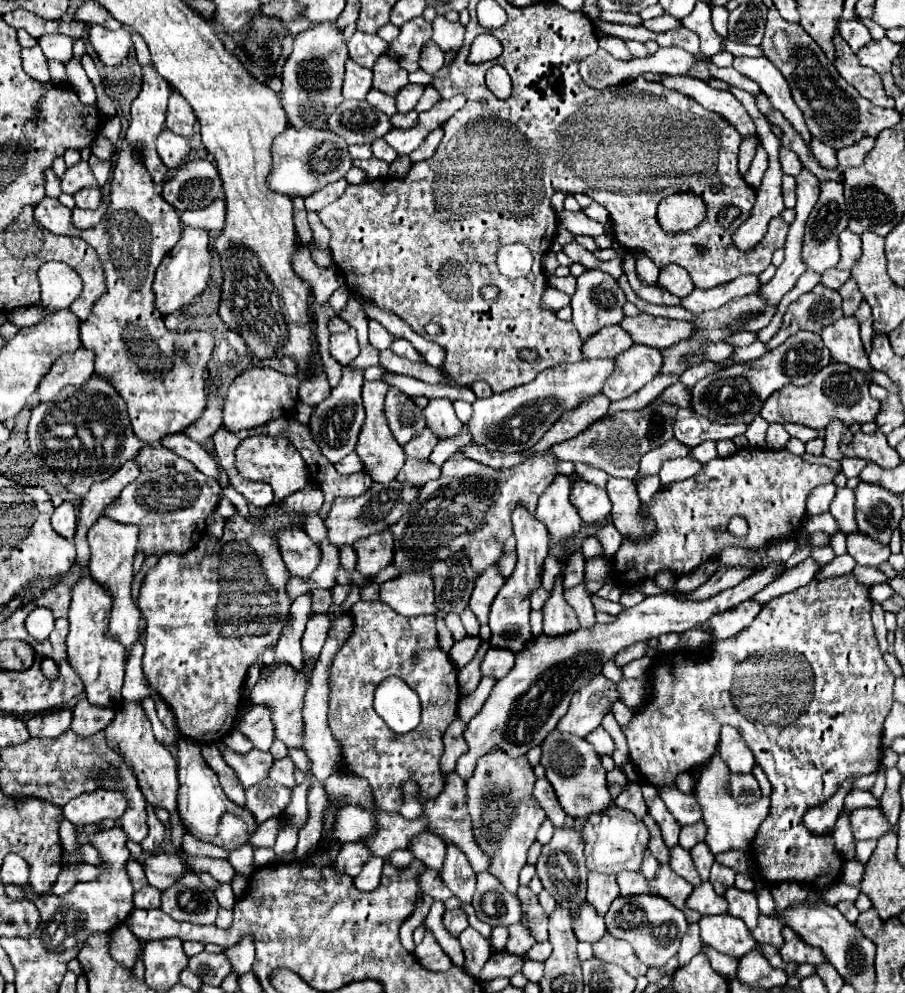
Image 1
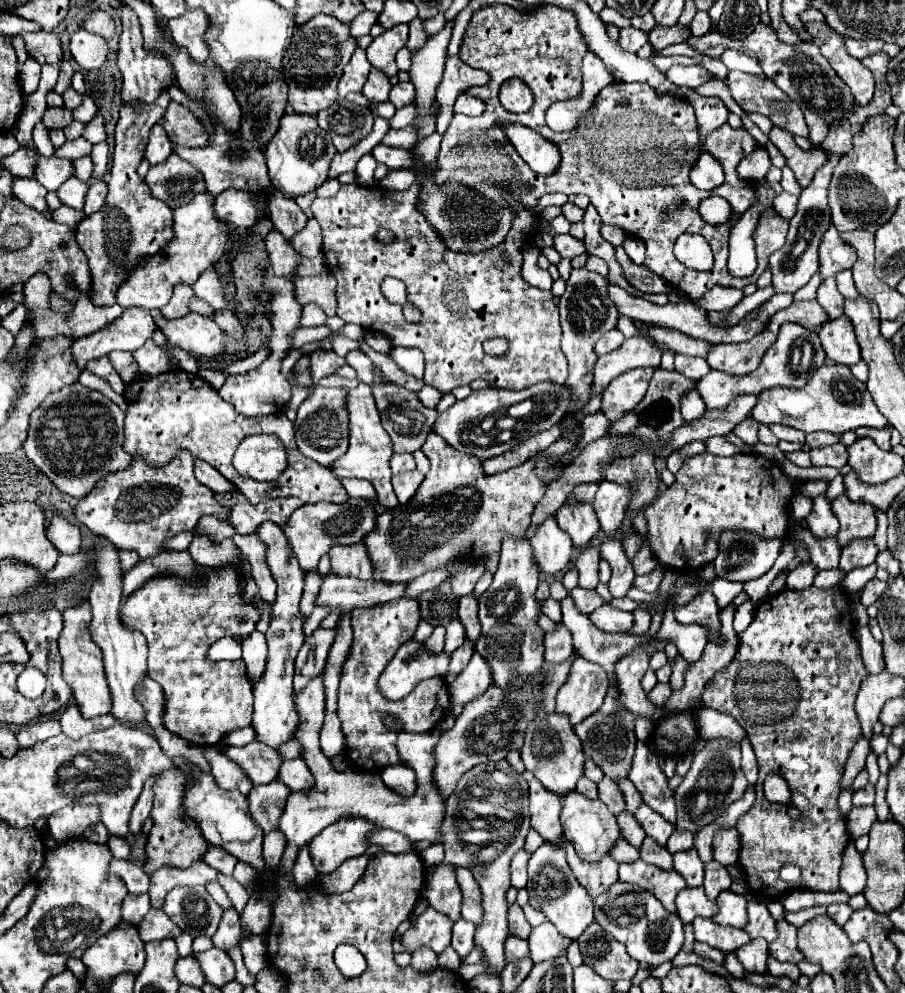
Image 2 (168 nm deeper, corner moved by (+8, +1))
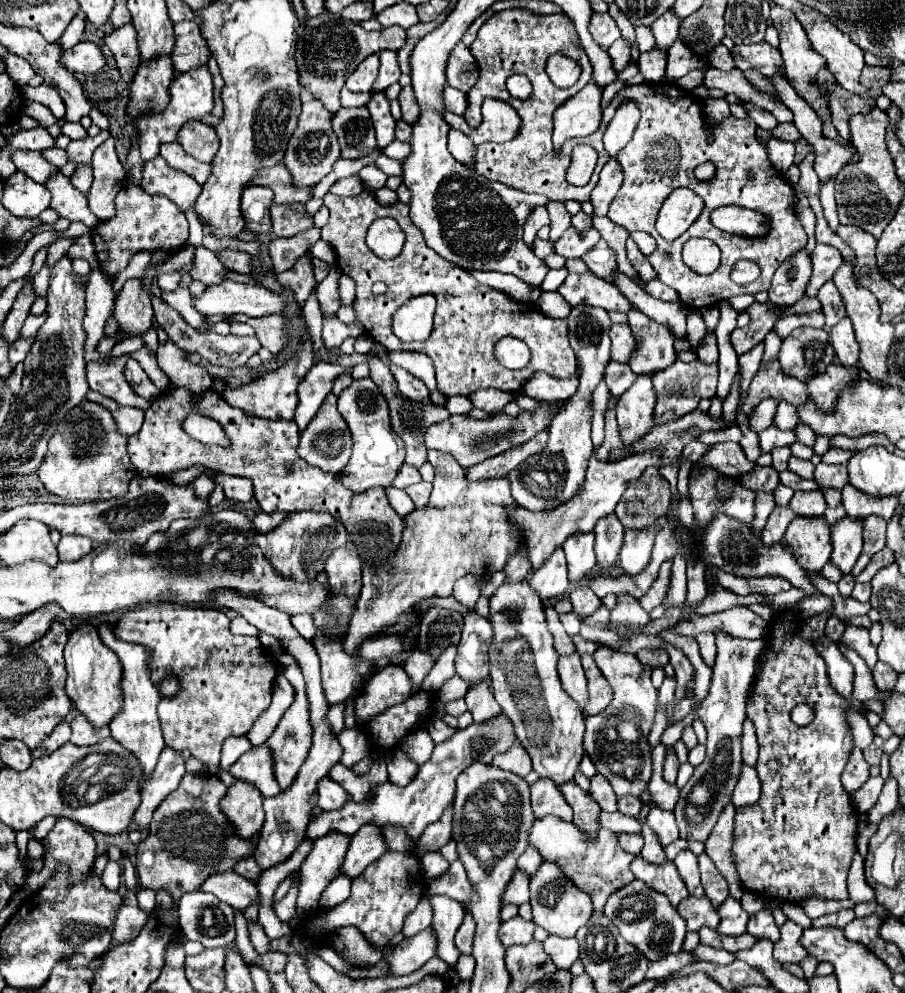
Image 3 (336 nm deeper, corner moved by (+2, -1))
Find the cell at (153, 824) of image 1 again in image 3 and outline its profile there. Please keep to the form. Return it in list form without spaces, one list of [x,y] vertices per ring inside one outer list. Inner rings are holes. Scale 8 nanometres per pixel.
[[[164,748],[160,754],[160,760],[142,788],[142,804],[138,806],[134,814],[134,826],[146,828],[152,820],[152,814],[156,806],[172,792],[178,788],[180,778],[184,776],[184,758],[180,752],[172,748]]]

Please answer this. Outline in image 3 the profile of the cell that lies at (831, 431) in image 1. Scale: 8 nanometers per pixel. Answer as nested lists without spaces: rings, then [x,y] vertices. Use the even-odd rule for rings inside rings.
[[[818,464],[814,470],[814,480],[822,486],[822,488],[838,488],[842,490],[842,486],[848,482],[846,480],[846,466],[828,466],[828,464]]]

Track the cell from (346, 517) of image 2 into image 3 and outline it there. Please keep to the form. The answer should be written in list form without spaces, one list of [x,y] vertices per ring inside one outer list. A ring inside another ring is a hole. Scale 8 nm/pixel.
[[[292,512],[268,534],[256,534],[254,542],[262,548],[262,554],[270,560],[272,568],[286,578],[294,580],[314,580],[324,568],[324,558],[338,546],[350,542],[346,526],[330,516],[328,512]]]

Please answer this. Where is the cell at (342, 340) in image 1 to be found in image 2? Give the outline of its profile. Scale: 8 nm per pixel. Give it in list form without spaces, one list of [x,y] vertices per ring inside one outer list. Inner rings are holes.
[[[312,352],[310,354],[312,386],[316,386],[320,378],[326,378],[326,376],[334,374],[344,364],[346,364],[346,360],[344,358],[338,358],[334,352]]]

